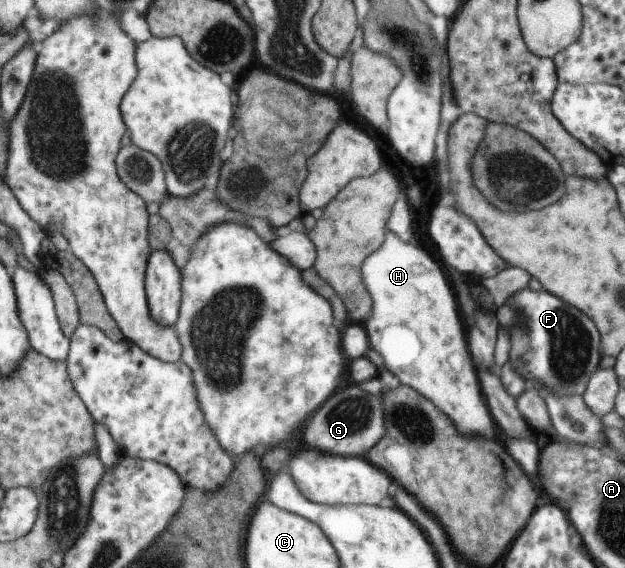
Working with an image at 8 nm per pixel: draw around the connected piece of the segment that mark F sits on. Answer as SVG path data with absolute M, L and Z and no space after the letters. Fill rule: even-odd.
M529 287L517 290L509 296L509 300L503 303L503 306L499 306L496 311L493 312L496 322L499 322L499 326L503 328L509 328L511 326L511 356L508 356L508 362L511 368L523 376L523 380L531 380L535 387L538 387L539 394L541 396L541 391L547 395L553 395L556 397L570 397L573 395L582 396L586 390L587 381L590 380L591 374L593 374L598 368L598 361L601 357L601 335L598 333L597 326L595 322L591 320L587 315L584 315L578 307L571 306L570 303L565 302L565 300L559 300L554 294L545 289L532 290Z

